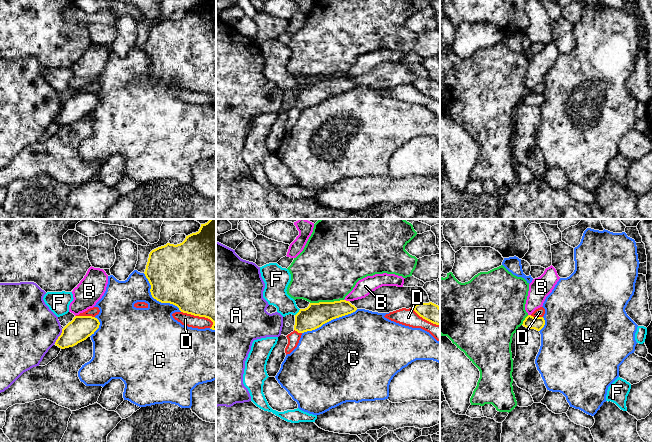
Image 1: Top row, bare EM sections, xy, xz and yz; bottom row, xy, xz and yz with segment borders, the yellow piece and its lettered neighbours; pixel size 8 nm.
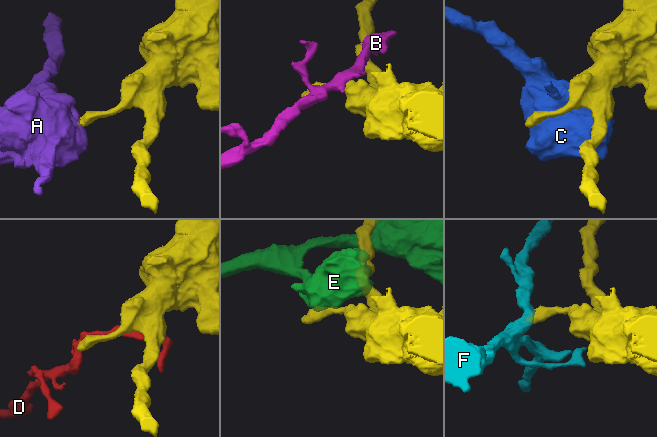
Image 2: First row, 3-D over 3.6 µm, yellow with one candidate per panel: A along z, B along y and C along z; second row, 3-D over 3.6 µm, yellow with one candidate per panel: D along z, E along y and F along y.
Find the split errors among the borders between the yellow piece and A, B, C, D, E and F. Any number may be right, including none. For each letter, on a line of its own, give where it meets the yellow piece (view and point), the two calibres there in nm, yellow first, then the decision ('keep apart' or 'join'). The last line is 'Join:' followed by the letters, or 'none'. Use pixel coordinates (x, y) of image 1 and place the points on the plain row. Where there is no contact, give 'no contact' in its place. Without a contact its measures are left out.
A: xy (59, 112) | 190/460 nm | keep apart
B: xz (345, 76) | 180/140 nm | keep apart
C: xz (329, 96) | 190/480 nm | keep apart
D: xy (198, 91) | 500/100 nm | keep apart
E: xz (326, 78) | 190/500 nm | keep apart
F: xz (298, 88) | 190/180 nm | keep apart
Join: none

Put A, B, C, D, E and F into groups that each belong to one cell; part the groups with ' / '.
A / B / C / D / E / F

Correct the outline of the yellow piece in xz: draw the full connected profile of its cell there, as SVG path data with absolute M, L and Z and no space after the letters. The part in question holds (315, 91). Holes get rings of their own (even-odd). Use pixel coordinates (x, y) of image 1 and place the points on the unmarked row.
M346 76L310 79L307 84L300 85L295 91L294 106L298 109L312 107L356 86L357 84Z

